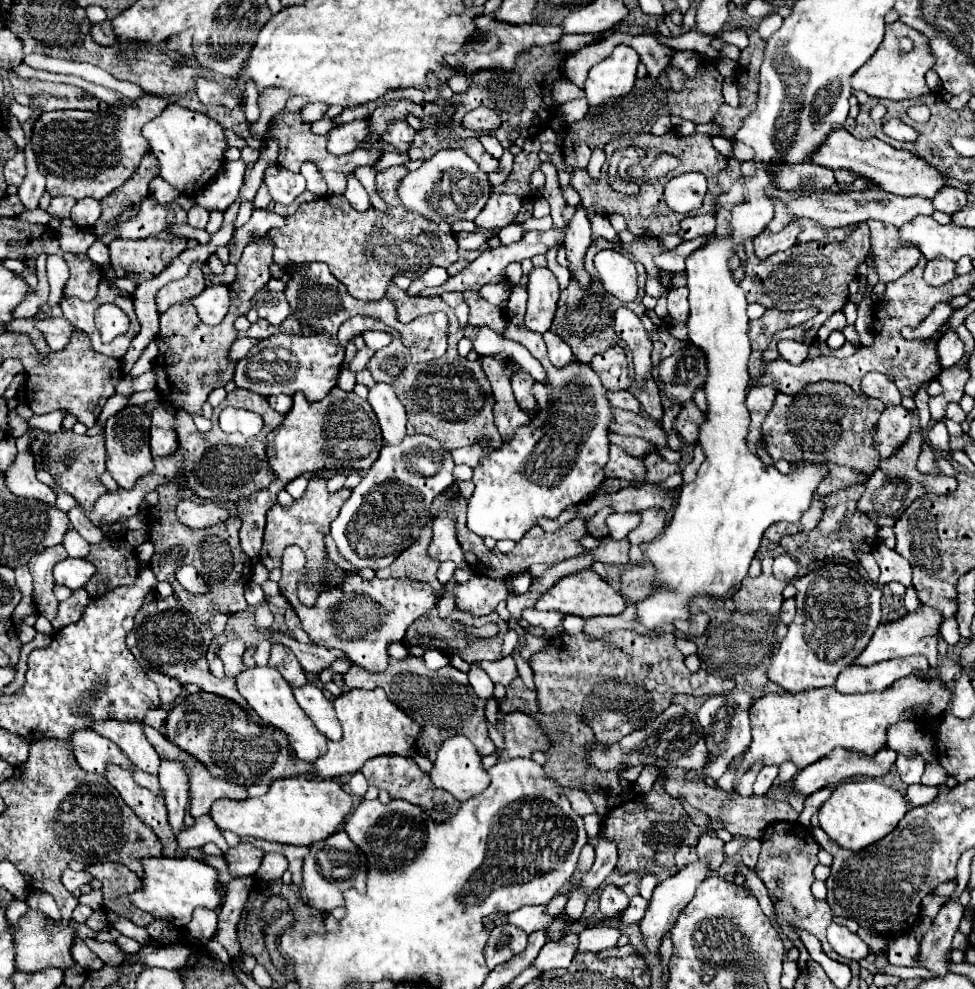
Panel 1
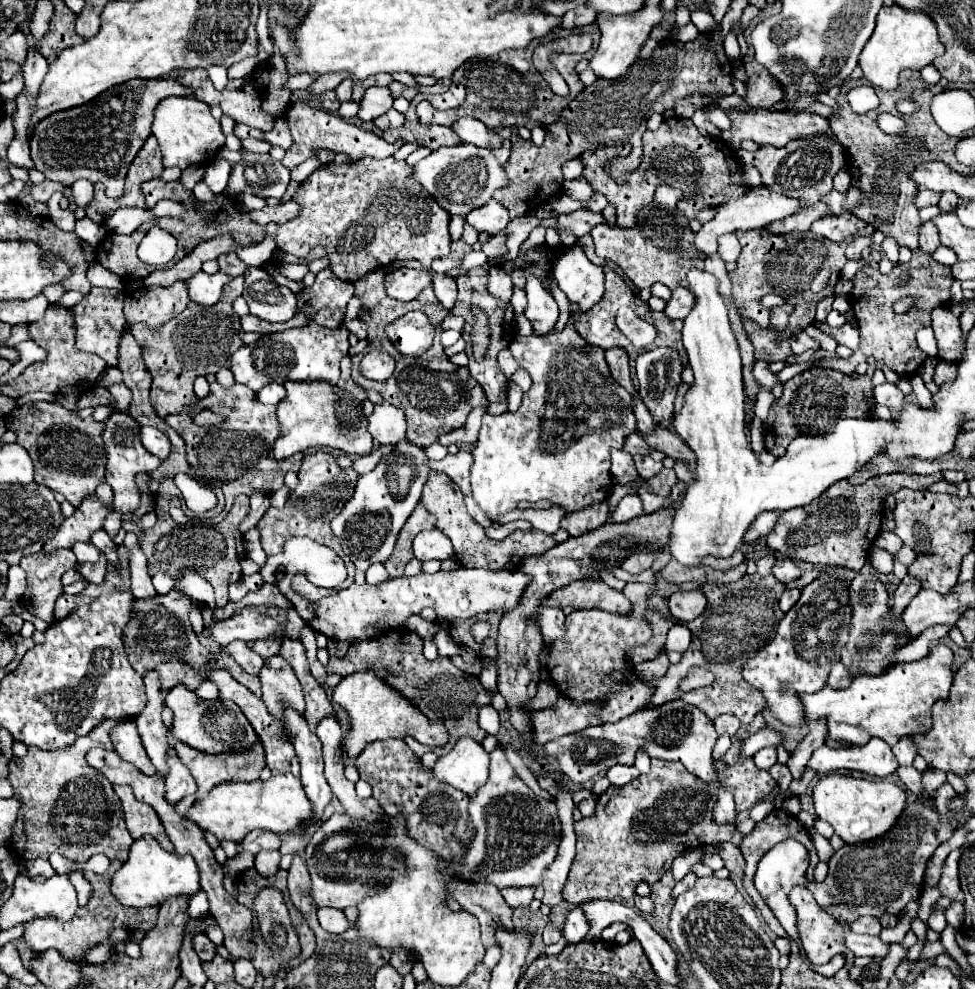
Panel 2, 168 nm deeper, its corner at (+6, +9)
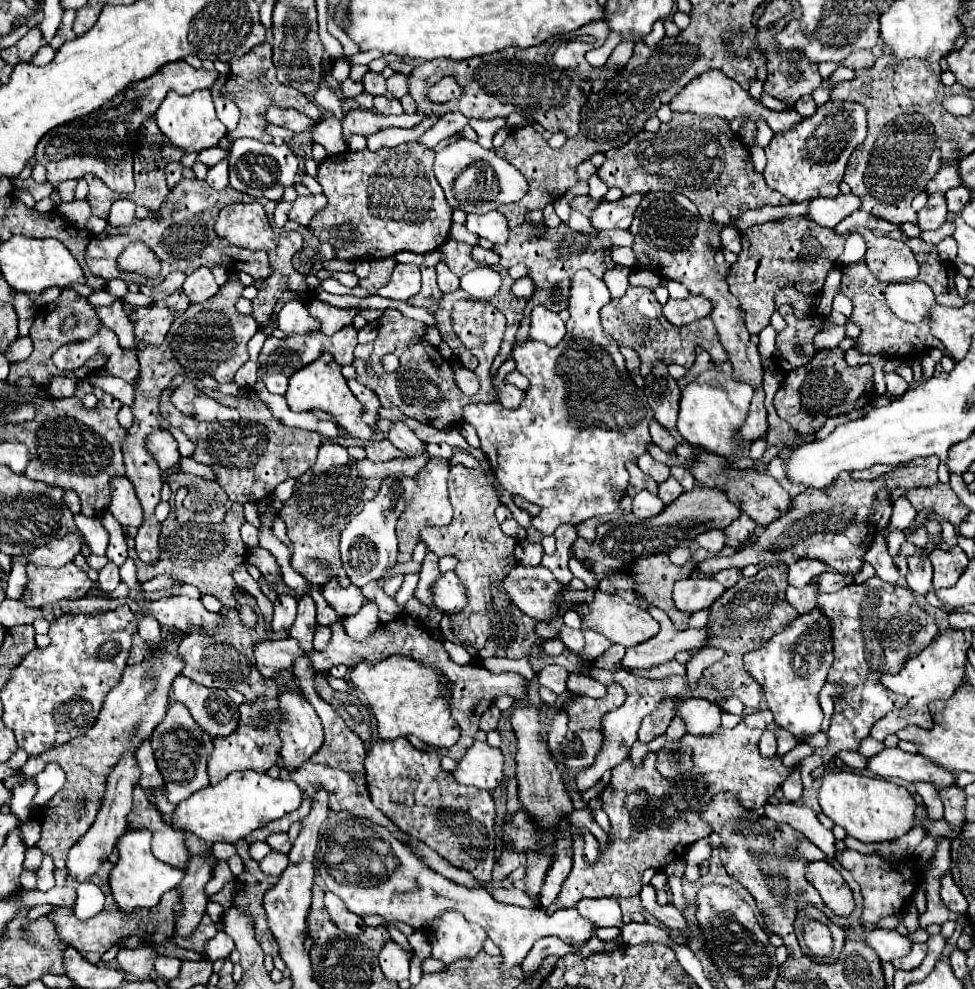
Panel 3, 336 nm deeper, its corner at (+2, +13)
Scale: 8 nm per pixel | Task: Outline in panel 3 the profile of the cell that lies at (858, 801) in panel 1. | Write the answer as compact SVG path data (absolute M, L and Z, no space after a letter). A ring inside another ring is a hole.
M830 771L824 775L820 787L820 807L824 815L862 843L896 839L916 825L916 803L906 787L852 771Z

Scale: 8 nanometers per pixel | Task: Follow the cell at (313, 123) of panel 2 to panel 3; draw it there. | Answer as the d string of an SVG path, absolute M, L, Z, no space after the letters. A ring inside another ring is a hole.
M430 115L424 117L416 127L412 129L384 129L380 133L374 133L372 137L368 137L368 149L370 151L378 151L382 147L396 147L398 143L406 143L406 141L416 141L424 135L424 131L428 131L434 123L438 121L438 115Z

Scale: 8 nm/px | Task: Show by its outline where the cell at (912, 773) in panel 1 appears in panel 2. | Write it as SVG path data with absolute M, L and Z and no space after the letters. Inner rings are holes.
M908 765L908 767L898 767L898 777L900 777L900 781L906 785L906 789L908 791L912 791L914 795L920 795L920 777L922 777L922 773L920 771L916 771L912 765Z

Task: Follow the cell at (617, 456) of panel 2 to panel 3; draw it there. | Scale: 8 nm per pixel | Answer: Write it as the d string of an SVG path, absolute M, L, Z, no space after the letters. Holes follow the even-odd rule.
M634 461L628 463L626 467L628 467L628 473L630 473L630 485L628 485L628 491L626 491L626 493L628 493L630 497L634 497L634 495L640 493L640 491L650 491L650 493L654 493L654 495L658 493L656 481L654 481L652 477L644 475Z

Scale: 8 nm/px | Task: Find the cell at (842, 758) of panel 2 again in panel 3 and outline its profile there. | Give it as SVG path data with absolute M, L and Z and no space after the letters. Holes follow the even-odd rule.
M898 747L882 749L878 757L870 759L868 771L872 771L878 777L892 777L892 779L908 781L908 783L924 781L924 783L934 785L936 789L956 785L956 777L952 771L944 769L942 765L932 763L930 759L922 755L904 753Z

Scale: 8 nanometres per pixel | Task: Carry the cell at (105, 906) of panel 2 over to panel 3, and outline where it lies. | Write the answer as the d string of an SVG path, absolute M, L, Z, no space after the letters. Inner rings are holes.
M104 863L98 873L94 873L90 877L90 881L94 881L96 885L100 885L100 889L104 891L106 895L106 905L104 909L94 915L92 919L88 921L80 921L74 917L74 913L70 909L54 909L52 913L48 913L48 917L54 921L56 925L56 931L58 931L58 937L64 939L66 945L70 947L76 947L84 959L88 959L90 963L100 963L100 957L114 945L118 945L124 937L140 937L142 941L146 943L152 943L154 941L154 935L156 935L156 941L154 943L164 943L172 937L174 933L174 917L172 917L172 907L174 903L178 903L178 891L172 889L168 891L166 895L162 895L158 907L152 907L150 911L132 911L130 915L118 915L118 907L114 907L114 899L112 899L112 893L110 893L110 887L108 887L108 871L112 869L112 863Z

